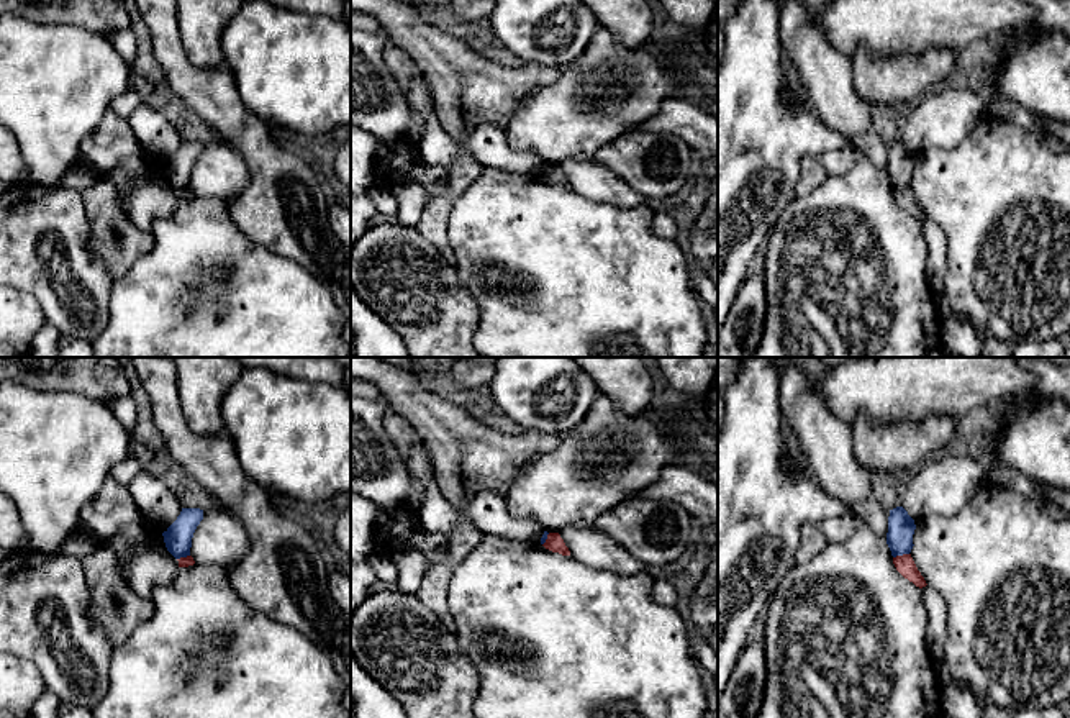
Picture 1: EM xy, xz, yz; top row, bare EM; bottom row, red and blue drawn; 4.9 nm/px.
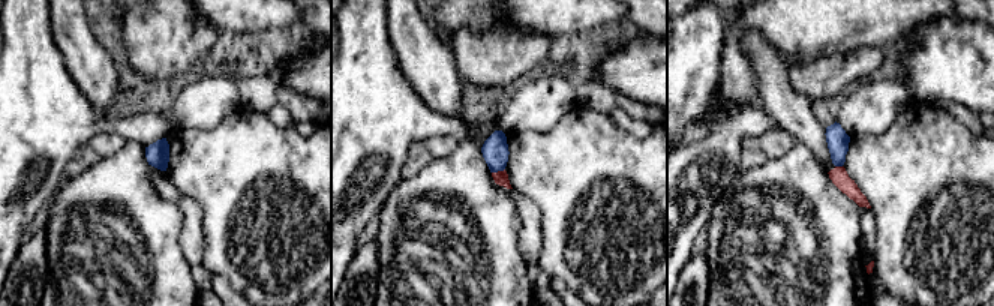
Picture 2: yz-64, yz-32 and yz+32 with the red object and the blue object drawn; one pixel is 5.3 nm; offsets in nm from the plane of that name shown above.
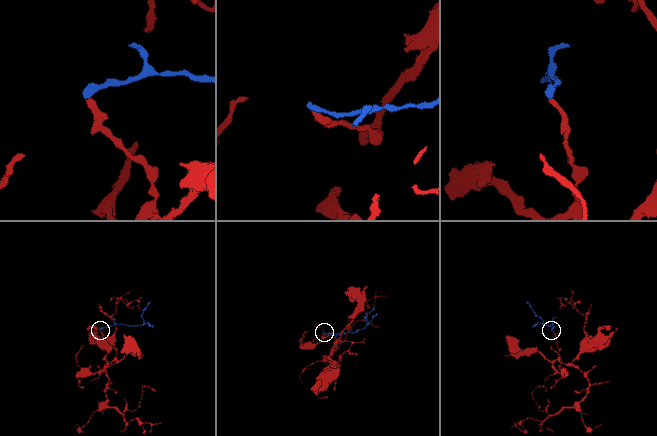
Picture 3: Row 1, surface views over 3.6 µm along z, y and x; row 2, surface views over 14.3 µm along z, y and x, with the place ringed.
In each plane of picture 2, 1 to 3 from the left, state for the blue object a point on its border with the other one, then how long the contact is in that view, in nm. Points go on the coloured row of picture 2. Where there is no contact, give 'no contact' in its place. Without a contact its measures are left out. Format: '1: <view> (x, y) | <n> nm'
1: no contact
2: yz-32 (498, 171) | 80 nm
3: yz+32 (838, 167) | 40 nm

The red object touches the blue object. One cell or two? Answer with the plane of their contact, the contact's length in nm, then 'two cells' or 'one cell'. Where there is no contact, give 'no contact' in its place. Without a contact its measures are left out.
yz | 80 nm | two cells

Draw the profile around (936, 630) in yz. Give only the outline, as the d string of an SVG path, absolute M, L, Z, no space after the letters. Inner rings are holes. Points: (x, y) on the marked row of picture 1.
M926 585L921 588L923 602L927 613L926 625L926 648L929 657L934 662L934 674L939 687L954 680L950 670L944 666L945 657L945 638L947 638L947 607L942 595Z

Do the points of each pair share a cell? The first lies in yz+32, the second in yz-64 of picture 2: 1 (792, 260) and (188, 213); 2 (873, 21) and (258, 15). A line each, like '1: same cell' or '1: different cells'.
1: different cells
2: same cell

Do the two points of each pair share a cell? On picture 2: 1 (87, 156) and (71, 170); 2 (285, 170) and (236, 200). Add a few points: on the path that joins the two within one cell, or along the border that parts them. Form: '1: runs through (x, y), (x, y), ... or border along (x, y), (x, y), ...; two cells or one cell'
1: runs through (83, 159), (75, 167); one cell
2: runs through (273, 182), (258, 197), (248, 200); one cell

